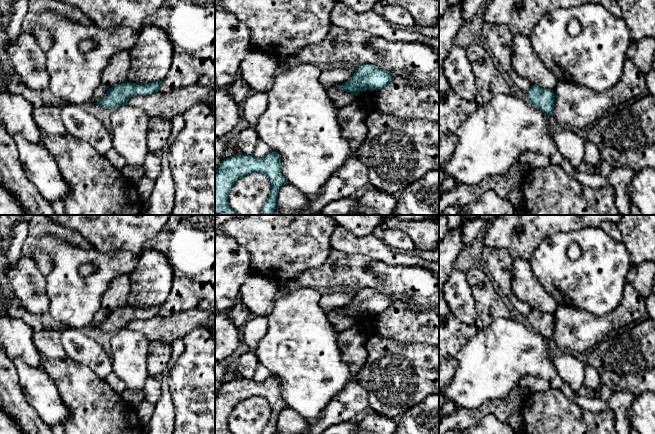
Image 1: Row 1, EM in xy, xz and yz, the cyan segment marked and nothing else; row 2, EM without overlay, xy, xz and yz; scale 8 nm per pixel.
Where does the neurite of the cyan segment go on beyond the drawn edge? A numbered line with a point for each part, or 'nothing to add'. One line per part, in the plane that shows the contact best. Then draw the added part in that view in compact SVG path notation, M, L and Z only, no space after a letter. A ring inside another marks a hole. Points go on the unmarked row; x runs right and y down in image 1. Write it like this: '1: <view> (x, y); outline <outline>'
nothing to add

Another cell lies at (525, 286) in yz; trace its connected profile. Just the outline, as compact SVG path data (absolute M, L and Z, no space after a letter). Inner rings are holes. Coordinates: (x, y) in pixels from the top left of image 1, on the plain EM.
M513 259L512 290L518 299L527 302L532 309L553 314L558 306L533 275L528 260Z

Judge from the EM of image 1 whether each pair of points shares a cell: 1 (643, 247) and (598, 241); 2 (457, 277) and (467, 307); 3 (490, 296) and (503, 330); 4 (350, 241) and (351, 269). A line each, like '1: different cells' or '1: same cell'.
1: different cells
2: same cell
3: different cells
4: different cells

